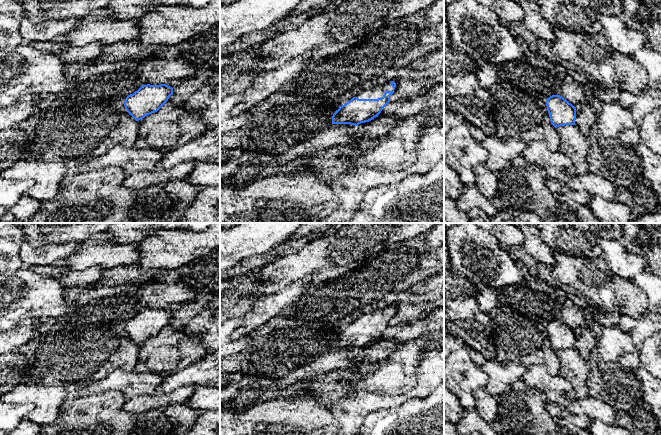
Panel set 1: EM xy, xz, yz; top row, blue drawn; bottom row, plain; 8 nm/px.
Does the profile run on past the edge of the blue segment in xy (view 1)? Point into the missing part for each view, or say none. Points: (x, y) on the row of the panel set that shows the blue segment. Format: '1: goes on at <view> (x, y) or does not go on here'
1: does not go on here

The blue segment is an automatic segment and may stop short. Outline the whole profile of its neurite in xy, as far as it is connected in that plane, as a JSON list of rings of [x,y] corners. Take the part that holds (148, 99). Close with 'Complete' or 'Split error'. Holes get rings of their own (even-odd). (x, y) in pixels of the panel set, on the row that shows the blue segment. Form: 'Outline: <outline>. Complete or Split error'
Outline: [[[142,85],[133,94],[126,97],[124,106],[136,121],[157,112],[173,95],[173,88],[166,85]]]. Complete

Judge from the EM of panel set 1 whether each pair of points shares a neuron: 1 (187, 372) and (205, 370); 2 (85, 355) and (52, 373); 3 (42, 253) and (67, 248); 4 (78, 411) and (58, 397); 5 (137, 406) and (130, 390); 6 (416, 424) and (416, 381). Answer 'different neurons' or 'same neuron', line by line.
1: same neuron
2: same neuron
3: same neuron
4: different neurons
5: different neurons
6: different neurons

